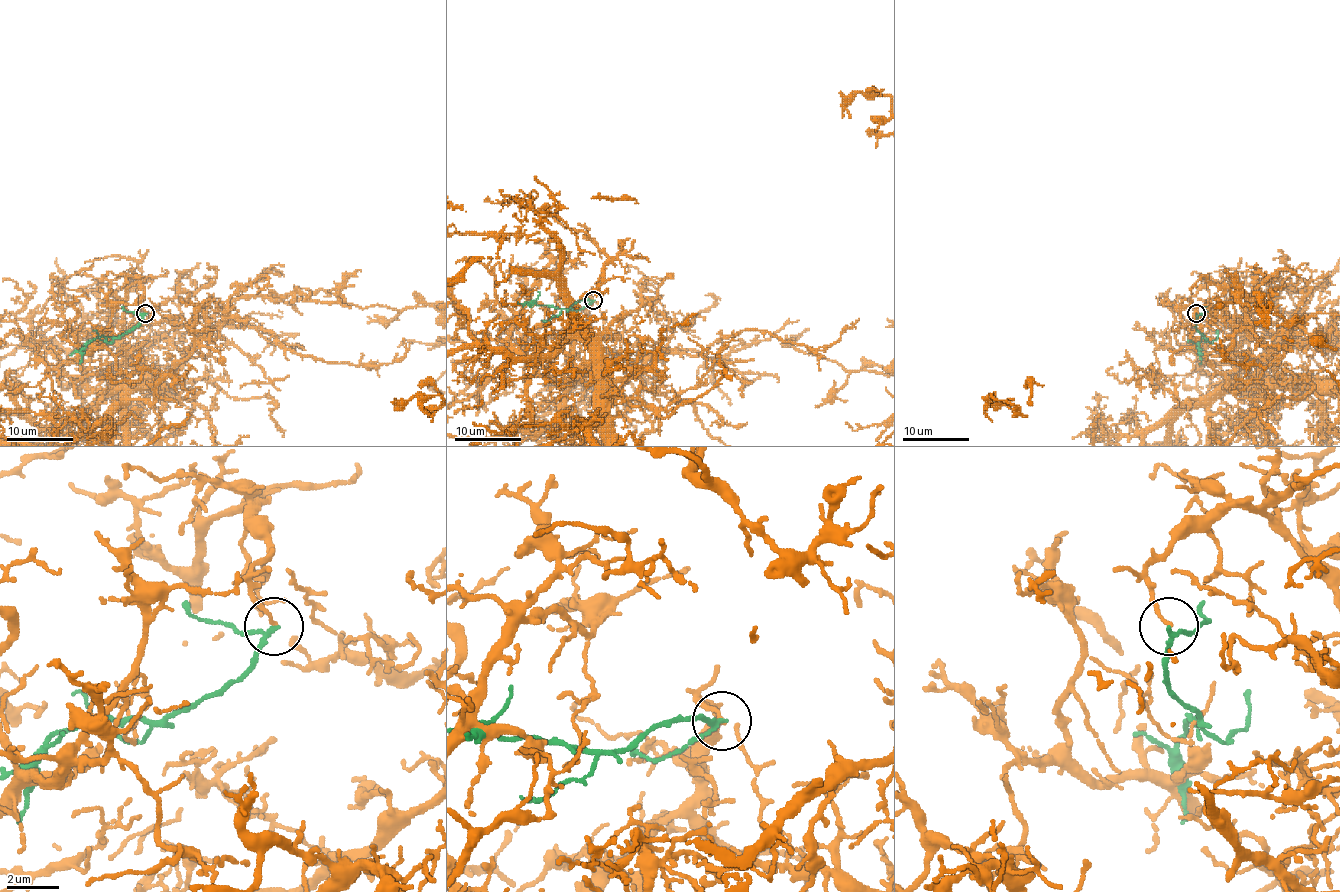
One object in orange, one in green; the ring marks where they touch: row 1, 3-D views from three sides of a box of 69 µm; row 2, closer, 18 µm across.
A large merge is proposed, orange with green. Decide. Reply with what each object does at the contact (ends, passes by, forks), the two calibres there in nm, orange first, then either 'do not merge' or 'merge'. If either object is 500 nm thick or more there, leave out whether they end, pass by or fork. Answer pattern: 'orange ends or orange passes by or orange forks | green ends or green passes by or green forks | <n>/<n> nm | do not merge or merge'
orange ends | green passes by | 130/150 nm | do not merge

